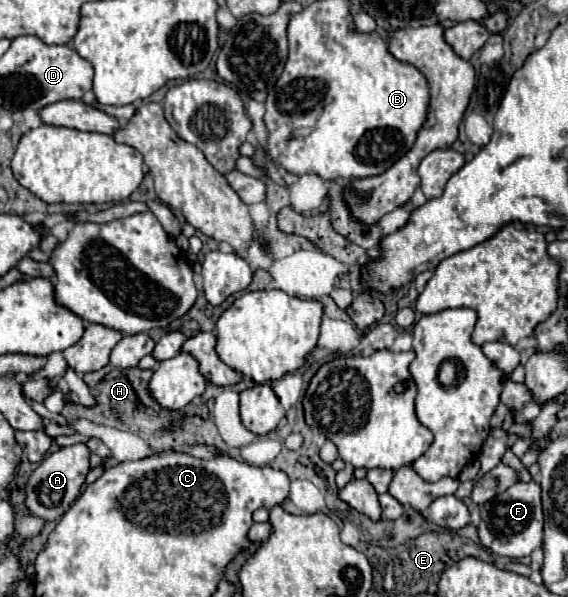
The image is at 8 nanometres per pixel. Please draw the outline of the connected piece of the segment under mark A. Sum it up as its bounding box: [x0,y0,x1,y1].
[26,444,90,522]

